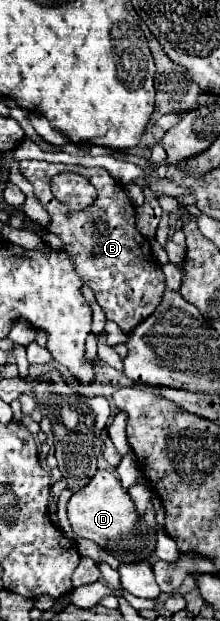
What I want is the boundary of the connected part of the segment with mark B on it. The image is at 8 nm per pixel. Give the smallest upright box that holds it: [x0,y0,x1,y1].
[20,160,166,334]

